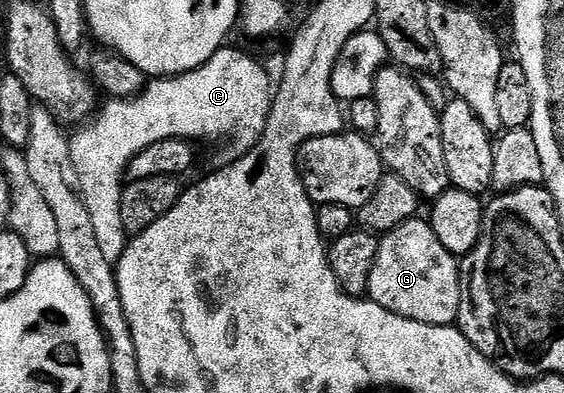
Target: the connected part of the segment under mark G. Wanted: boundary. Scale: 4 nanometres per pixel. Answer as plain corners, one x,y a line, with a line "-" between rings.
416,216
402,222
396,230
390,230
379,240
377,260
373,264
373,272
369,276
367,294
370,301
381,308
418,322
427,322
431,326
450,326
459,317
461,304
461,280
459,279
460,259
456,255
447,253
447,250
437,240
430,221

